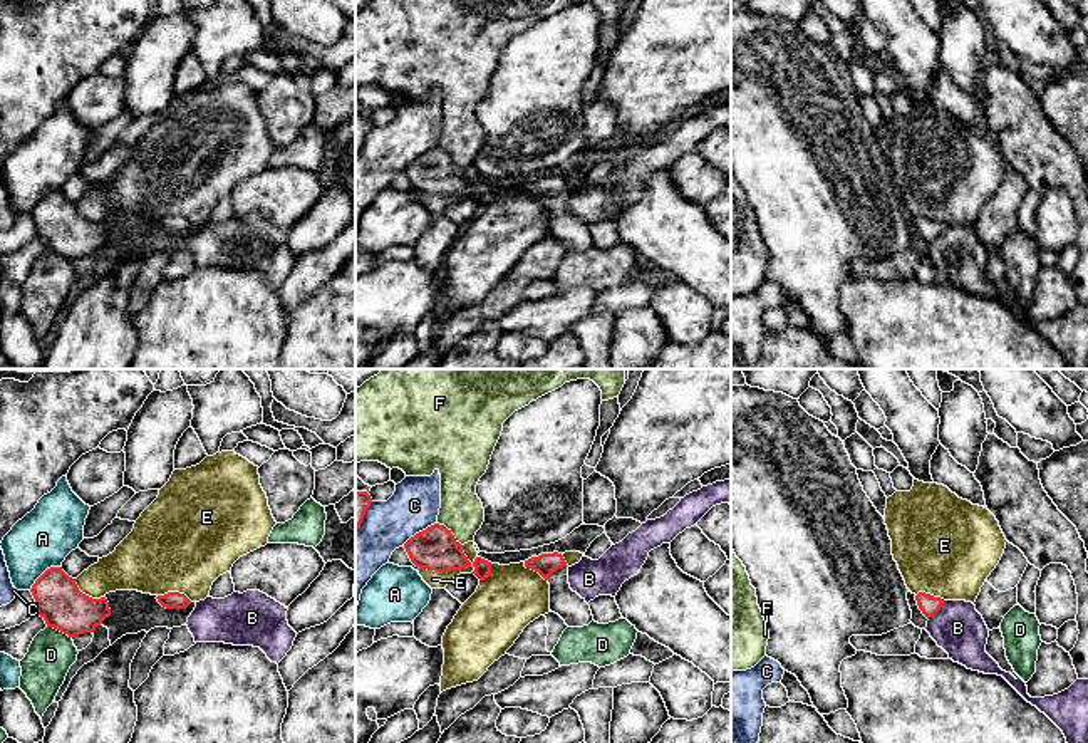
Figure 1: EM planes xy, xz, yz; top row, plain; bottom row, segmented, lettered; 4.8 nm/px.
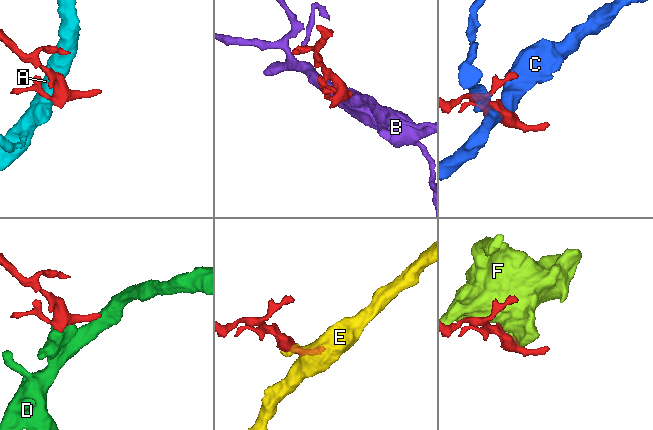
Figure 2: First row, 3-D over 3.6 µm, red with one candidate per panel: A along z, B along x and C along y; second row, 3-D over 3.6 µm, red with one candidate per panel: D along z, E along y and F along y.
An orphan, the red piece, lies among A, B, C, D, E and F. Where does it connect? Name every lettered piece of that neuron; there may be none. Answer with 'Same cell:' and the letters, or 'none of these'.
Same cell: none of these

